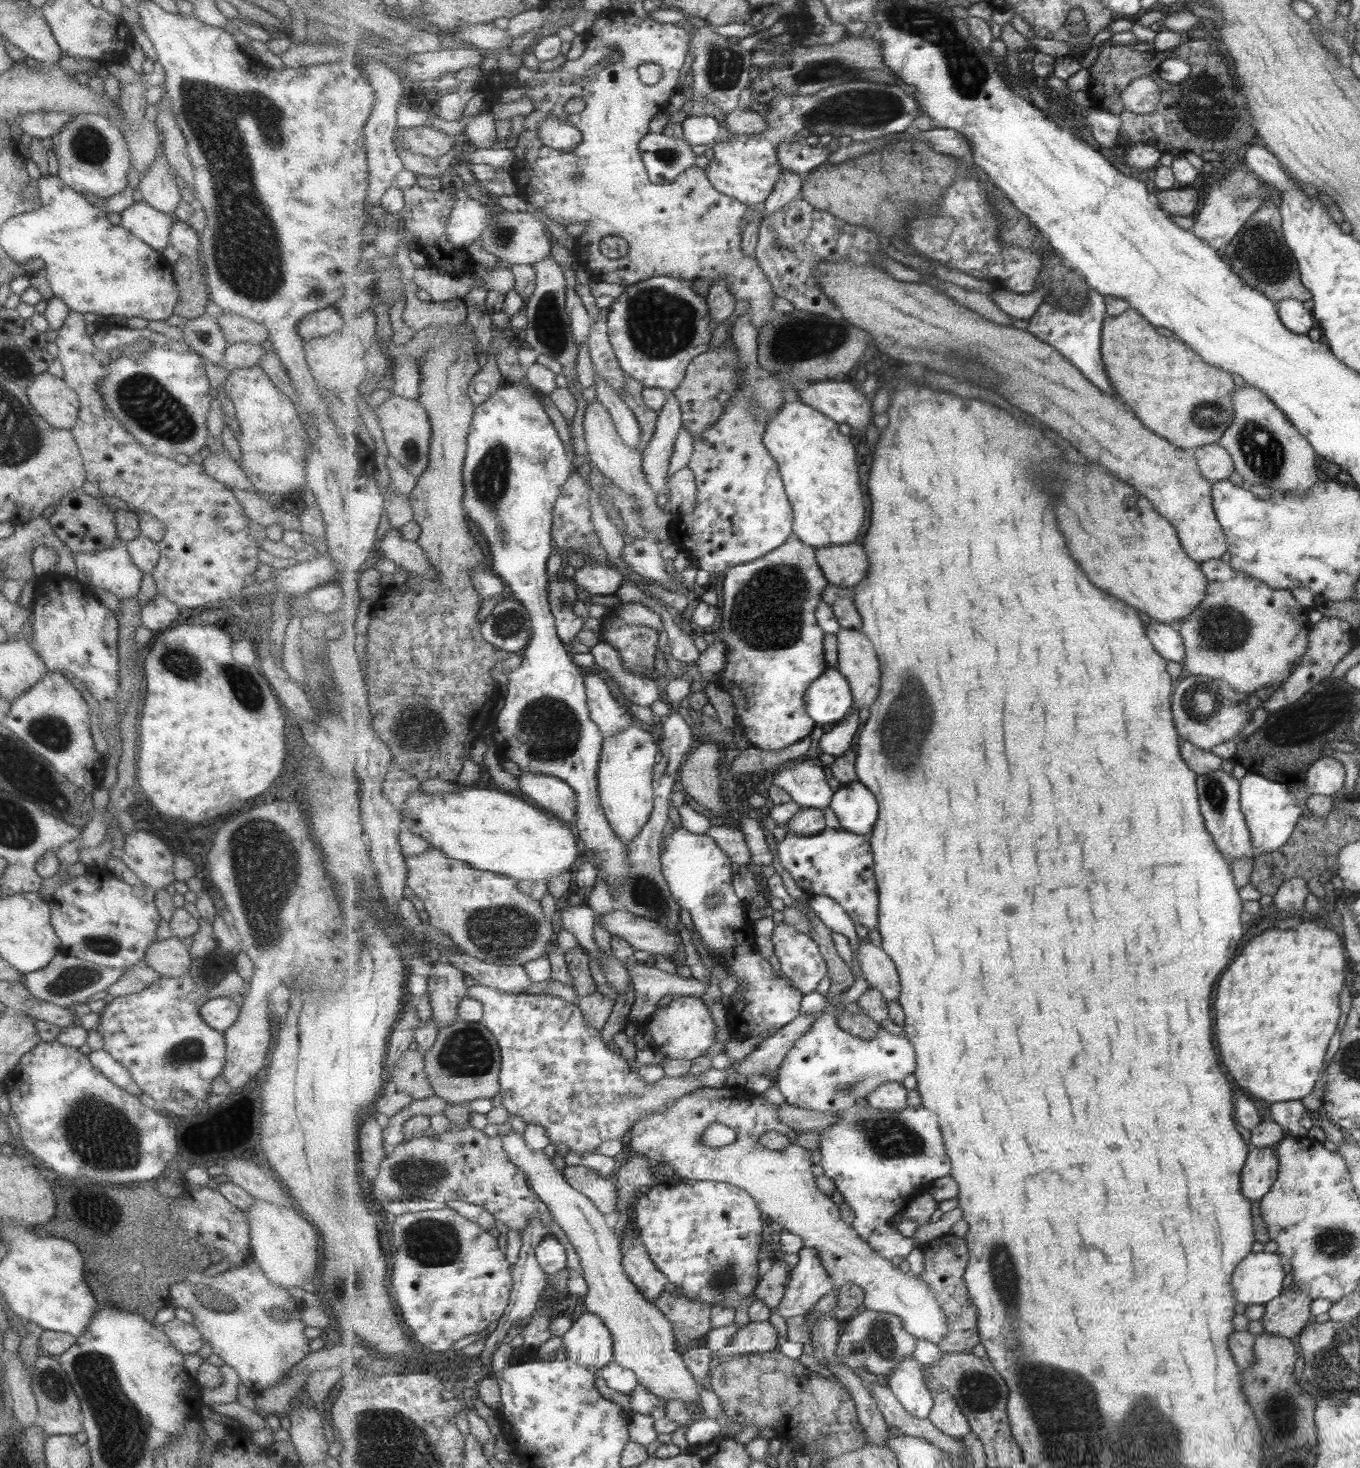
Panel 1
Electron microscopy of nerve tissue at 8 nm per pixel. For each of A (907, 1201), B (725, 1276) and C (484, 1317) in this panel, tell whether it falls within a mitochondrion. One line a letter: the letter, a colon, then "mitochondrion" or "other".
A: other
B: mitochondrion
C: other

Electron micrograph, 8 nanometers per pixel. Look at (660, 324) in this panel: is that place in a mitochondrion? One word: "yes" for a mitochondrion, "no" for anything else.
yes

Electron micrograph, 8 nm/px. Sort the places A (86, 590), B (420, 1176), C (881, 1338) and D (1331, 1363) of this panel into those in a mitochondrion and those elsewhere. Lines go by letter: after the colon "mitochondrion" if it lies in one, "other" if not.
A: other
B: mitochondrion
C: mitochondrion
D: mitochondrion

